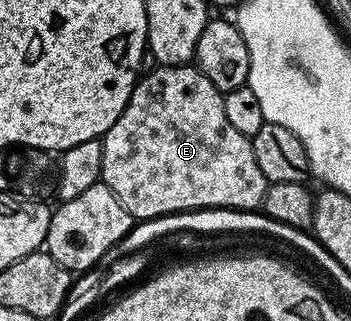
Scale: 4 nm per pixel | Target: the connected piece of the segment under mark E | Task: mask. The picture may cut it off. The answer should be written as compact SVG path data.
M157 64L137 80L134 91L118 119L102 138L100 181L126 207L133 219L165 217L192 209L242 209L256 211L264 204L269 181L254 159L251 140L230 127L226 119L224 94L195 64Z

